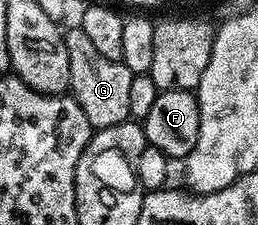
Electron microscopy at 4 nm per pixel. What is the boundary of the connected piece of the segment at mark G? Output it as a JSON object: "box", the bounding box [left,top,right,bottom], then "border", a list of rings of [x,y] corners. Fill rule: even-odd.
{"box":[65,26,133,130],"border":[[[73,26],[65,32],[67,58],[71,62],[69,71],[69,88],[73,99],[79,102],[83,114],[87,114],[90,129],[96,130],[126,123],[130,119],[130,91],[133,72],[120,60],[103,58],[95,45],[89,41],[87,34],[79,26]]]}

